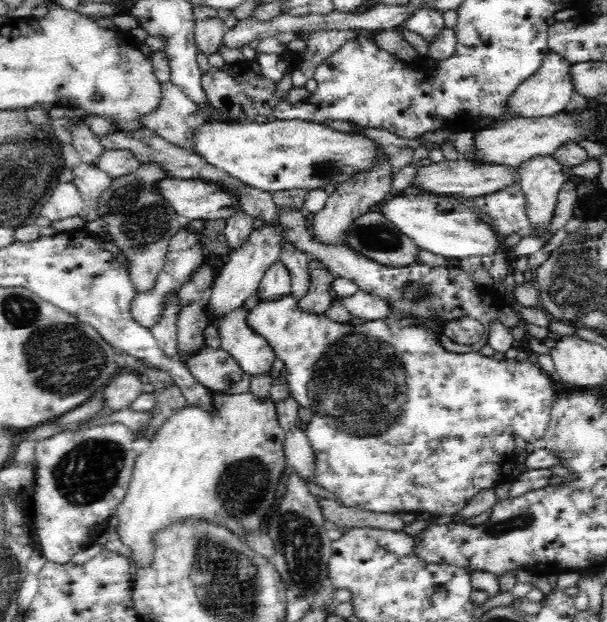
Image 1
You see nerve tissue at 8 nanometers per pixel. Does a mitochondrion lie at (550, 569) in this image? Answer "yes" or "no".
no

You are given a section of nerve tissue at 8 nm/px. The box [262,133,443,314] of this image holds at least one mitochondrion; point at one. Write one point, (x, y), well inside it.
(375, 238)

